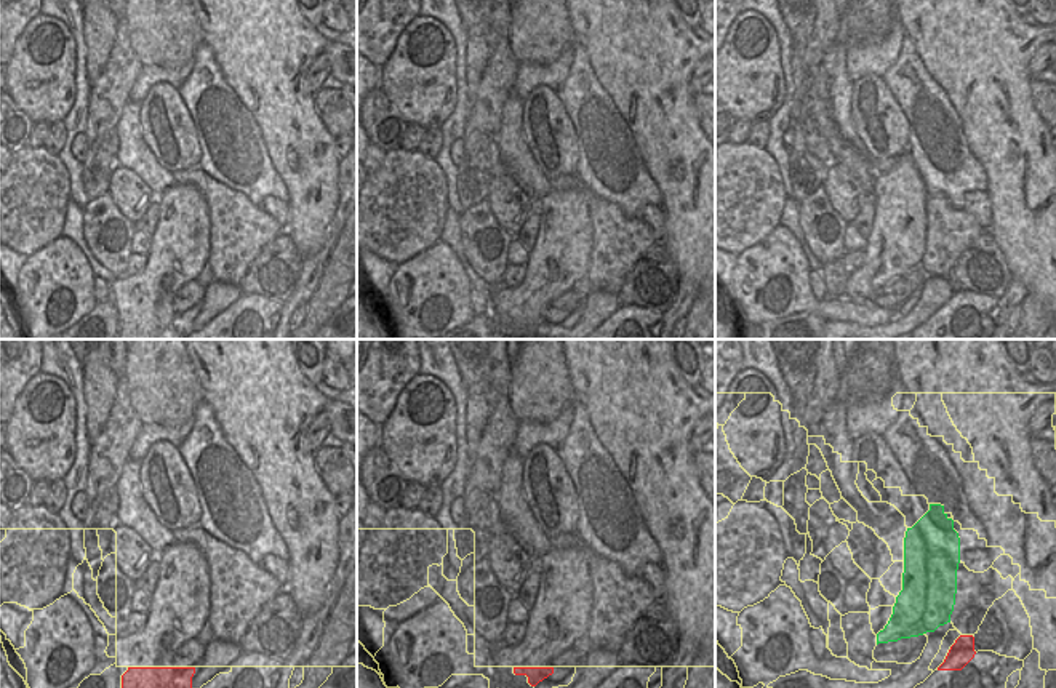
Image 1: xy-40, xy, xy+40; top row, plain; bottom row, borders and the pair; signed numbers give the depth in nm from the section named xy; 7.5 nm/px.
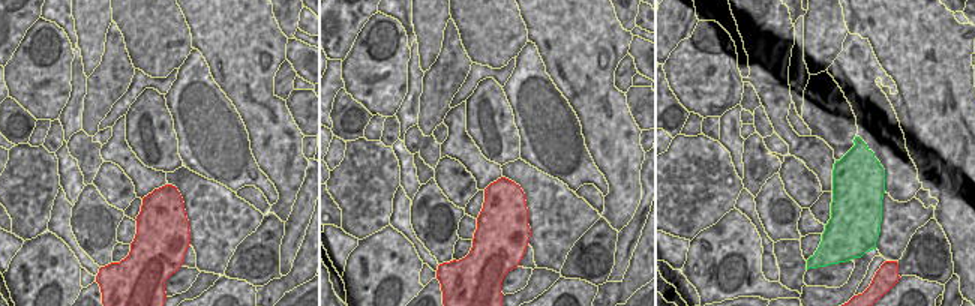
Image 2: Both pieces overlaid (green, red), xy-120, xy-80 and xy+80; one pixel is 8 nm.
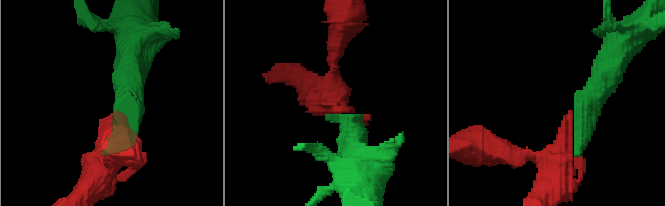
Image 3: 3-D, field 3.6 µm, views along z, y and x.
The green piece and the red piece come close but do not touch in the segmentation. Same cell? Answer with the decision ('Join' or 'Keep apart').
Join.

